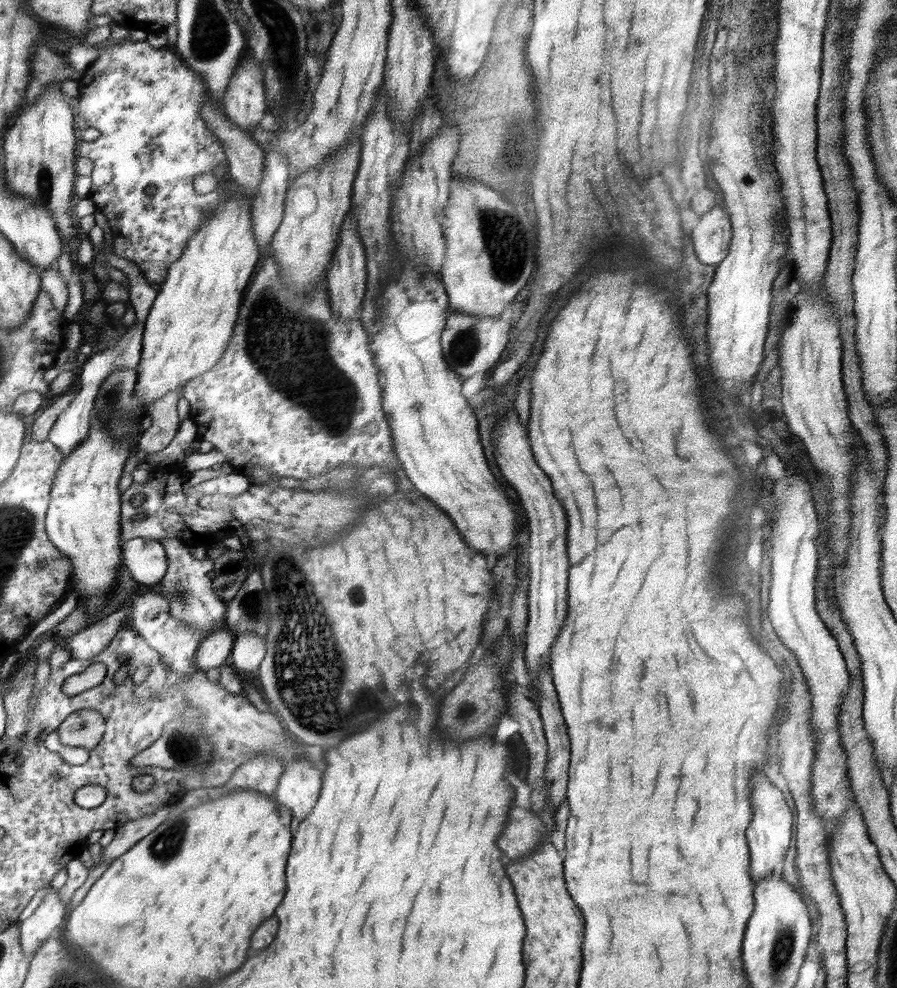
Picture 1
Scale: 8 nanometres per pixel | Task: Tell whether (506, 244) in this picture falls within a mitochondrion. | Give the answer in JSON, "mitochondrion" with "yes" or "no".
{"mitochondrion":"yes"}

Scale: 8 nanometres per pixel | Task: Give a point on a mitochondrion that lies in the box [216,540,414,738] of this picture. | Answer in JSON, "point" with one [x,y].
{"point":[253,605]}

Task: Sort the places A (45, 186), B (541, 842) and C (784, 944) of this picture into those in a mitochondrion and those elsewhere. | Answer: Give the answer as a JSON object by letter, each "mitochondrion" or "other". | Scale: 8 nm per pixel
{"A":"mitochondrion","B":"other","C":"mitochondrion"}

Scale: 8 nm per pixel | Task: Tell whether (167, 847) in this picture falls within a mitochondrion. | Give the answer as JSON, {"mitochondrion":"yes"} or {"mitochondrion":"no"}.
{"mitochondrion":"yes"}

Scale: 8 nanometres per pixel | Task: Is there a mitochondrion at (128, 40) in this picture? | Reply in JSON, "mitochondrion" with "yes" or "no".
{"mitochondrion":"no"}

